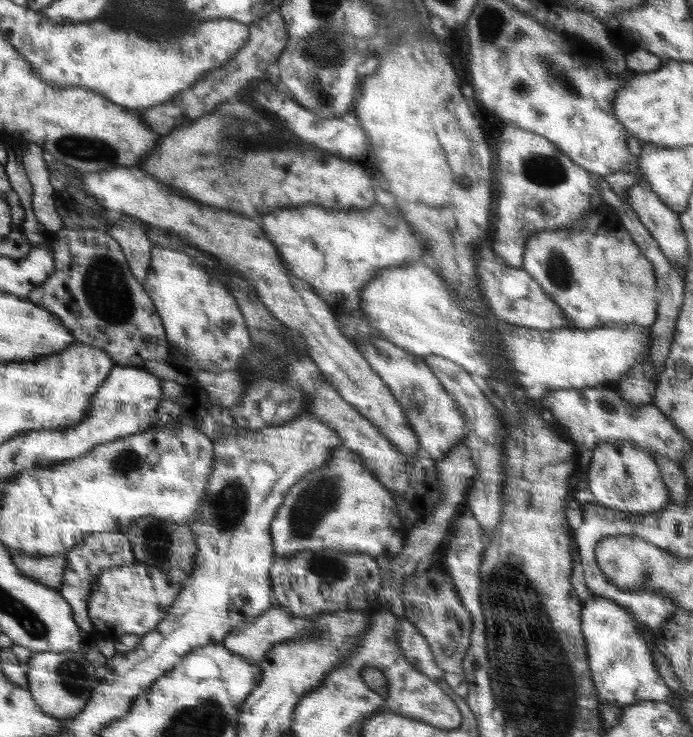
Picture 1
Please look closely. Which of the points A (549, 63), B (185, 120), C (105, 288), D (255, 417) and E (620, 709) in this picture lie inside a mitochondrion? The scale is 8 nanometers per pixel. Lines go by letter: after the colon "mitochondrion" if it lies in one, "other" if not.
A: mitochondrion
B: other
C: mitochondrion
D: other
E: other

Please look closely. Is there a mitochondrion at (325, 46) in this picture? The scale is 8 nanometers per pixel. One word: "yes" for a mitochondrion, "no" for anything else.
yes

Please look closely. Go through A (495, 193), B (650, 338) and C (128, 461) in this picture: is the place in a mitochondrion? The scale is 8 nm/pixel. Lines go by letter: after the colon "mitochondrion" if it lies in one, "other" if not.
A: other
B: other
C: mitochondrion

